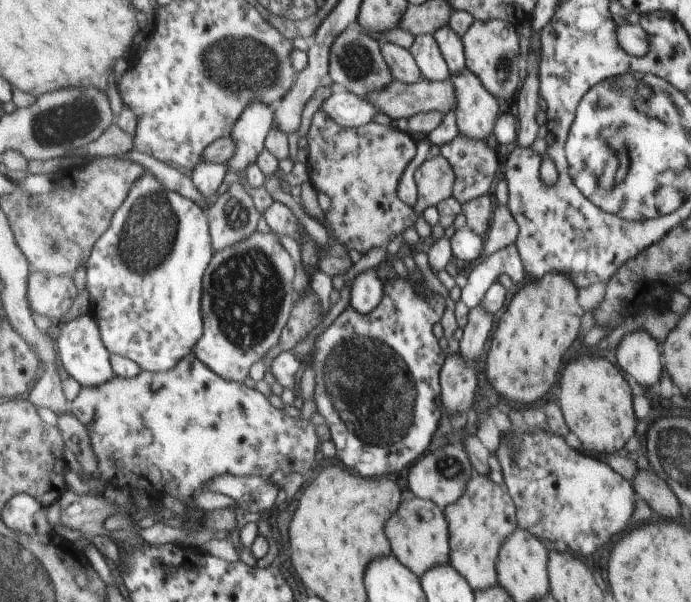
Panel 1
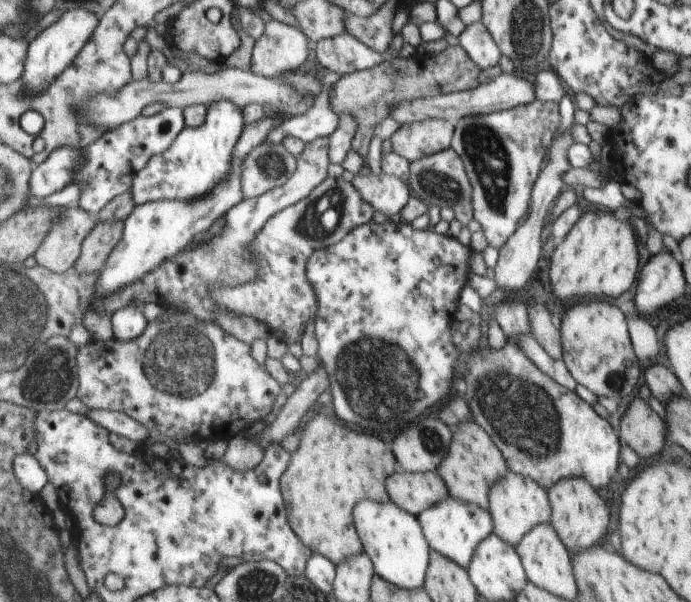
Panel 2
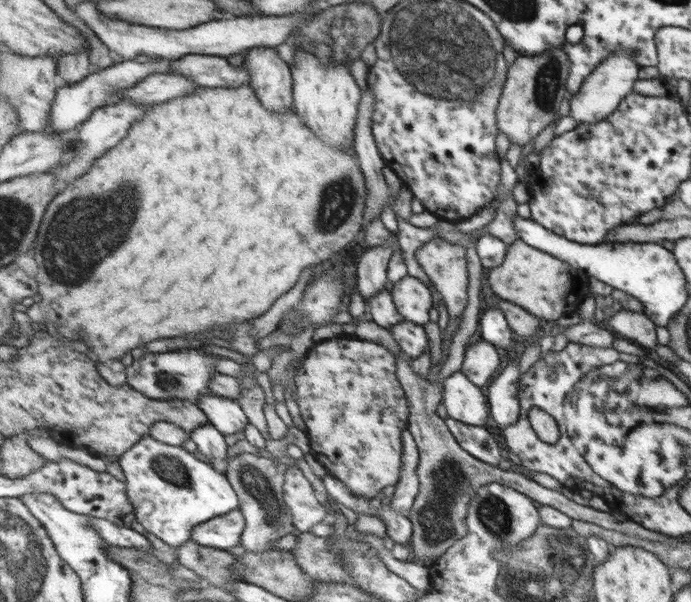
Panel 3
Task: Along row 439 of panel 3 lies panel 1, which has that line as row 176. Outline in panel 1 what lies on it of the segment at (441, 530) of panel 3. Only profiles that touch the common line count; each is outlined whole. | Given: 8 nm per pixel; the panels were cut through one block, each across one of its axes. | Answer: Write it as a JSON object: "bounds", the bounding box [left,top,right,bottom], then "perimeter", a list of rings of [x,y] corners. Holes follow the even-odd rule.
{"bounds":[412,156,454,213],"perimeter":[[[443,156],[427,158],[412,175],[416,187],[416,202],[412,209],[417,213],[452,197],[454,175]]]}

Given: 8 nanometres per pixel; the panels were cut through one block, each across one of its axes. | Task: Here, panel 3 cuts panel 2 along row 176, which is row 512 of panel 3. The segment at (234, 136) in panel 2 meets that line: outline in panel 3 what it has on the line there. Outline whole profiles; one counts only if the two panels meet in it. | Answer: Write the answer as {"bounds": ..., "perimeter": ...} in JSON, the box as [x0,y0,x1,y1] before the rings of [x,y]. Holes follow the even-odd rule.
{"bounds":[118,435,240,548],"perimeter":[[[150,435],[145,436],[139,444],[133,446],[133,448],[123,454],[123,457],[118,460],[124,473],[127,494],[129,495],[132,506],[135,508],[135,516],[137,516],[137,522],[139,522],[143,528],[148,533],[153,533],[155,536],[161,537],[161,540],[167,545],[172,546],[173,548],[179,548],[182,544],[185,544],[188,540],[192,539],[193,530],[199,528],[199,526],[204,525],[205,522],[212,521],[215,518],[224,517],[225,514],[232,513],[233,510],[237,510],[240,506],[240,497],[236,493],[234,486],[228,479],[226,474],[223,474],[221,471],[218,471],[212,464],[207,464],[207,462],[201,462],[195,454],[187,452],[185,448],[181,446],[169,446],[169,444],[163,444],[159,440],[155,440]]]}

